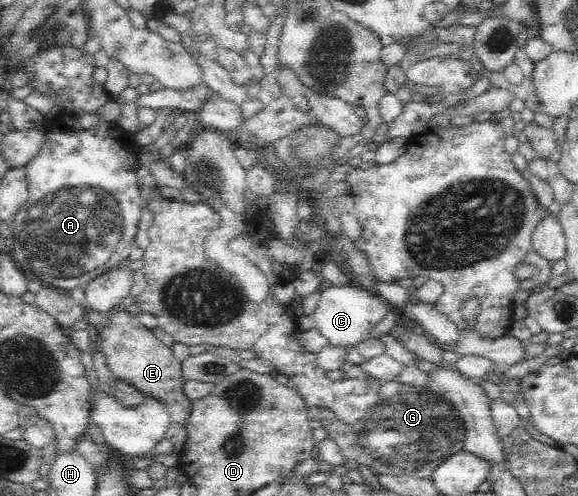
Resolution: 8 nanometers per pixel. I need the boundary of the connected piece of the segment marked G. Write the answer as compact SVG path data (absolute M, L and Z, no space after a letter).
M397 380L380 383L379 401L371 405L358 421L340 421L337 418L332 421L320 417L320 422L326 438L335 441L348 460L354 459L359 465L371 468L373 473L379 475L404 472L430 477L432 469L447 454L462 449L464 425L453 404L439 392L419 389Z

